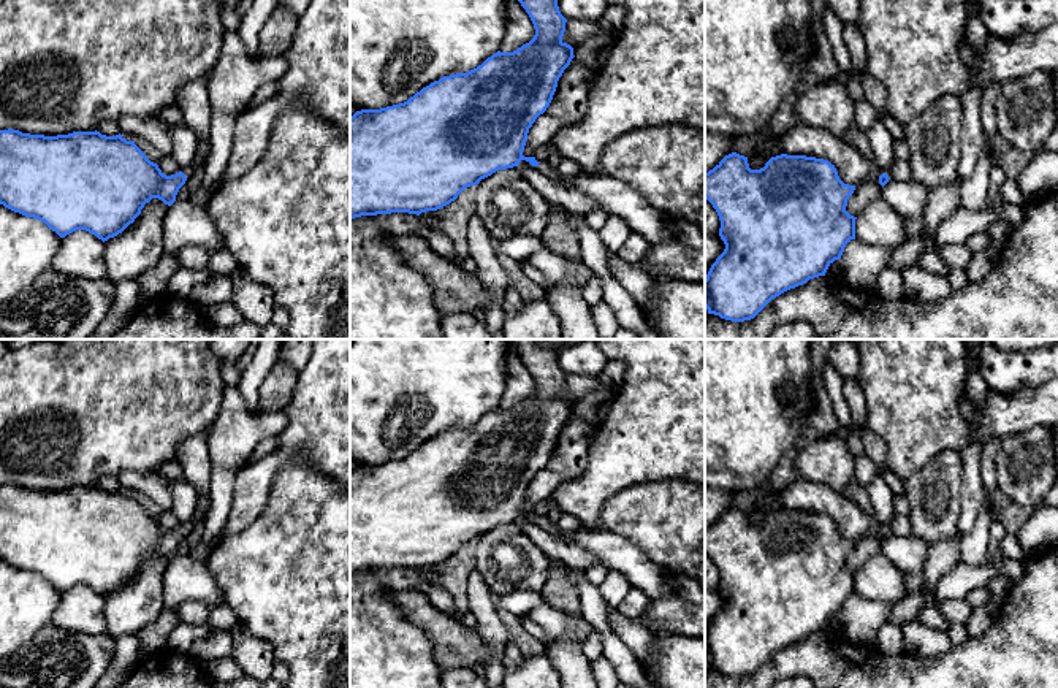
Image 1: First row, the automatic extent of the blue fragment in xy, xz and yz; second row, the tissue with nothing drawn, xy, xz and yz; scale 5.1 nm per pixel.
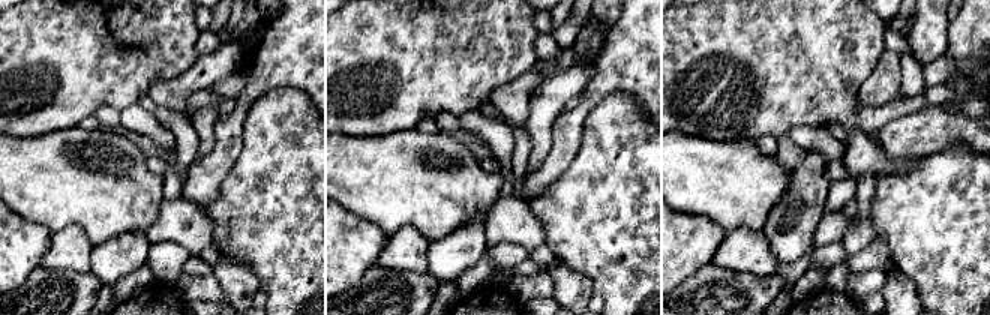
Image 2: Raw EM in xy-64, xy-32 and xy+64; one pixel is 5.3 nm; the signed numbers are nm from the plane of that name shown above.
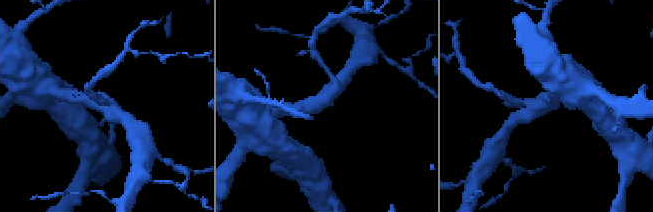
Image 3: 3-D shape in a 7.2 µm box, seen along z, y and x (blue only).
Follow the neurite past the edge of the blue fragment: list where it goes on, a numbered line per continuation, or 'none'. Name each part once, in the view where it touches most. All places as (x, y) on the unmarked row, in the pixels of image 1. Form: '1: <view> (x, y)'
1: xy (189, 525)

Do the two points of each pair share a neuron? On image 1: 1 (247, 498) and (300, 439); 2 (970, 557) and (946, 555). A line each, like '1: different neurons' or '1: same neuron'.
1: same neuron
2: different neurons

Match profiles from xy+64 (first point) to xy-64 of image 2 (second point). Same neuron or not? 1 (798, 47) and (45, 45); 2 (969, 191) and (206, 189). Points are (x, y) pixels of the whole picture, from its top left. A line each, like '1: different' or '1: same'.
1: same
2: different

